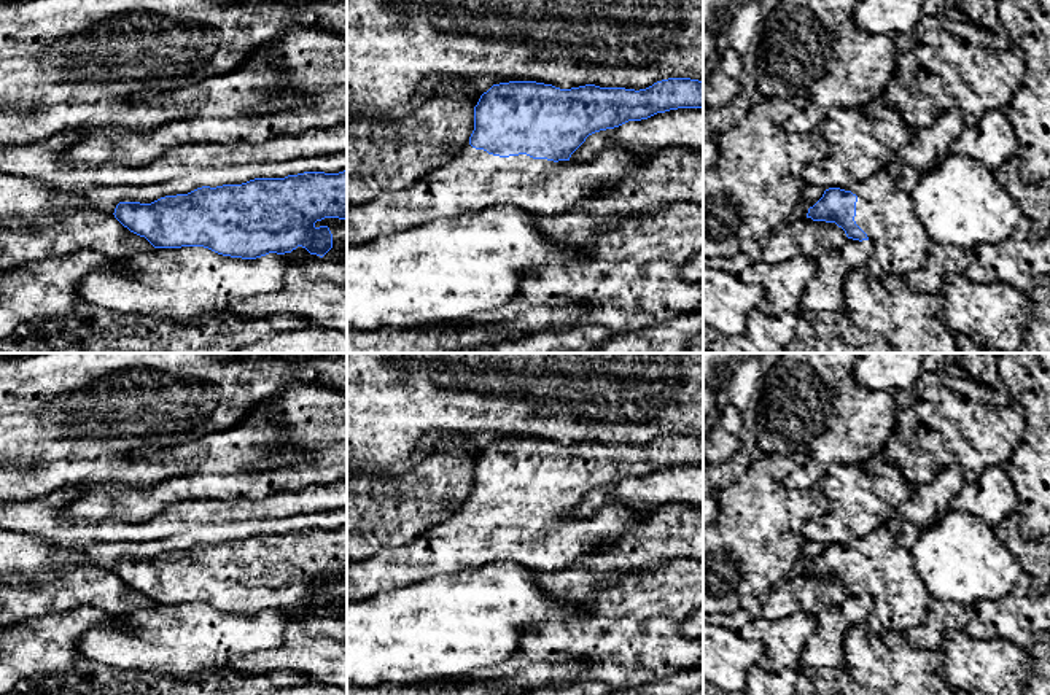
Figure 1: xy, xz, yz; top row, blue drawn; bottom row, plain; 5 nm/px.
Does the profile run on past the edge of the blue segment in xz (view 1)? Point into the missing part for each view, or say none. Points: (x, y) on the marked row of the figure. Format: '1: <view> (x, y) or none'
1: xz (473, 180)

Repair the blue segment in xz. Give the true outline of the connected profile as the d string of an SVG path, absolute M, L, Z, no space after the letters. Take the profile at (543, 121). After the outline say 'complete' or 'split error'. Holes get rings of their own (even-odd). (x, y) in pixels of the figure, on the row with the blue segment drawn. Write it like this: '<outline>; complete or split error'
M668 78L640 91L595 84L560 89L536 81L493 84L474 107L469 142L449 162L404 189L387 191L363 204L347 204L347 247L503 204L539 216L576 210L654 159L624 149L606 149L590 162L571 161L571 154L585 138L678 108L703 108L703 80Z; split error

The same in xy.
M347 170L202 186L151 204L119 202L113 215L154 248L204 247L256 259L302 247L323 258L332 248L332 234L315 223L347 219Z; complete

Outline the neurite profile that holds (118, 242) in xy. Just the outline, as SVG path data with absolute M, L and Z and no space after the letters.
M89 205L73 212L70 216L78 215L84 218L84 229L78 235L81 248L95 250L116 261L154 248L145 237L124 227L113 213Z

